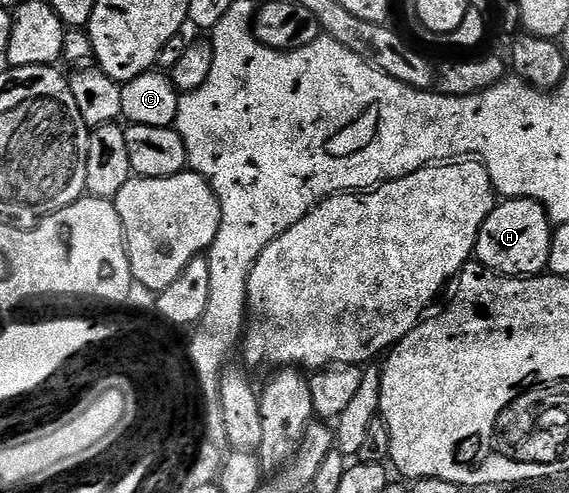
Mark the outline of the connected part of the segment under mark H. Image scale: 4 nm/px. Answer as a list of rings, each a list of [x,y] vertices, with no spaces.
[[[524,197],[500,200],[477,235],[474,260],[484,270],[505,277],[533,277],[542,274],[549,263],[552,232],[553,222],[547,210],[536,201]]]

